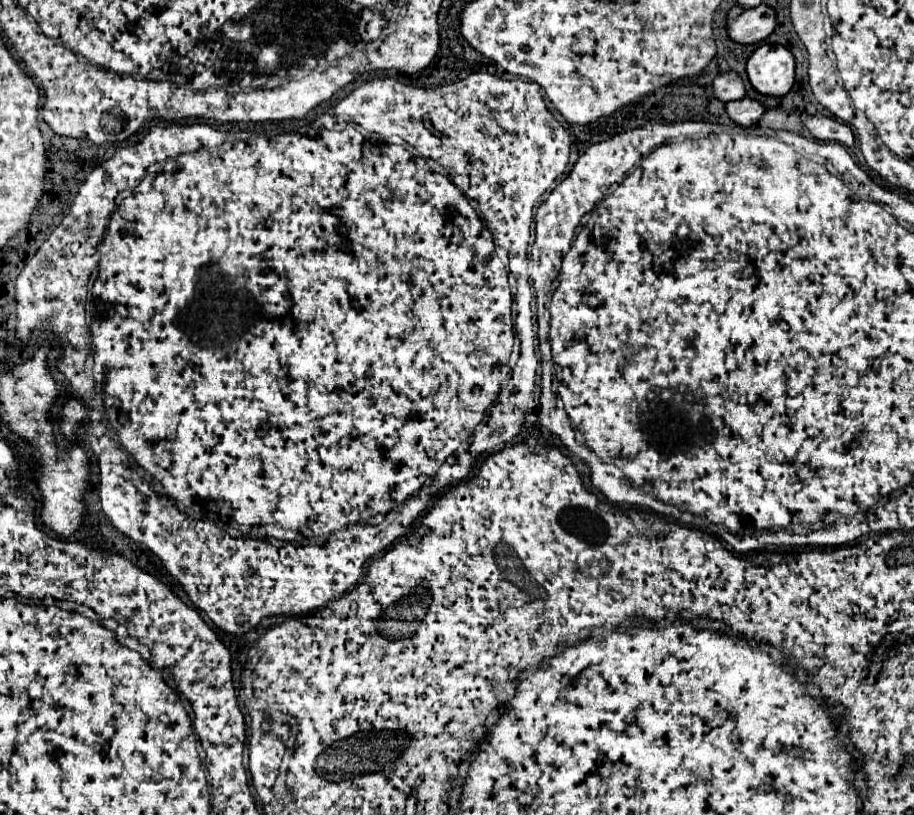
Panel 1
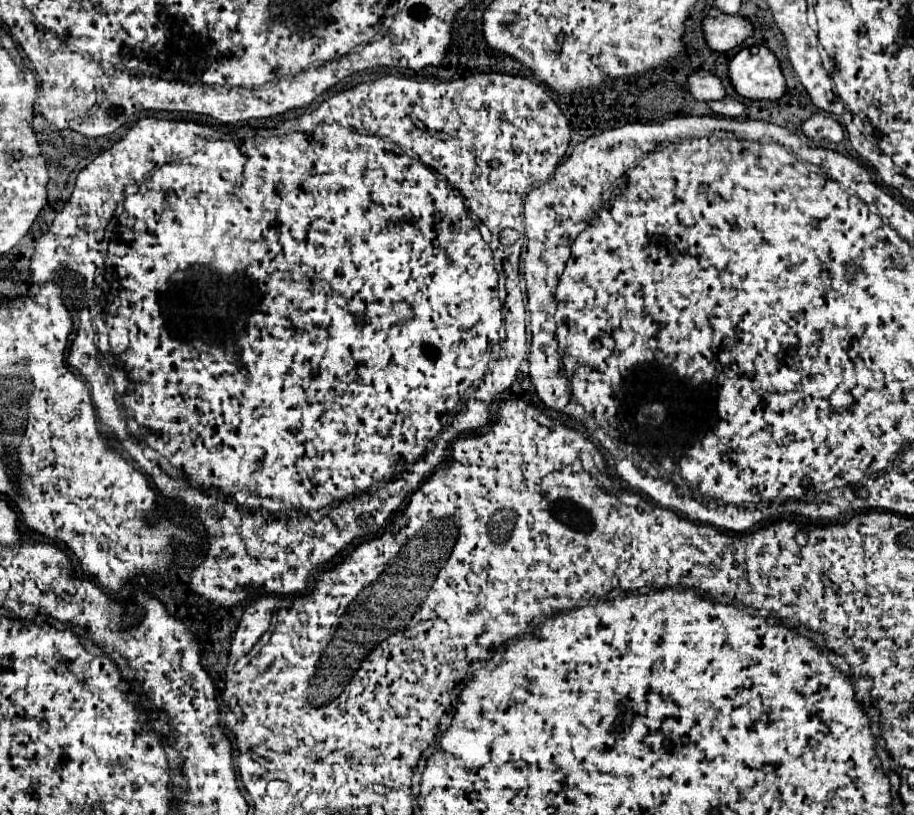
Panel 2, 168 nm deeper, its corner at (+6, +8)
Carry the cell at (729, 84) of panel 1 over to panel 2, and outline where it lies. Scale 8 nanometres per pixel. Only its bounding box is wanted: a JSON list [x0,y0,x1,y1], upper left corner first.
[688,70,726,102]

